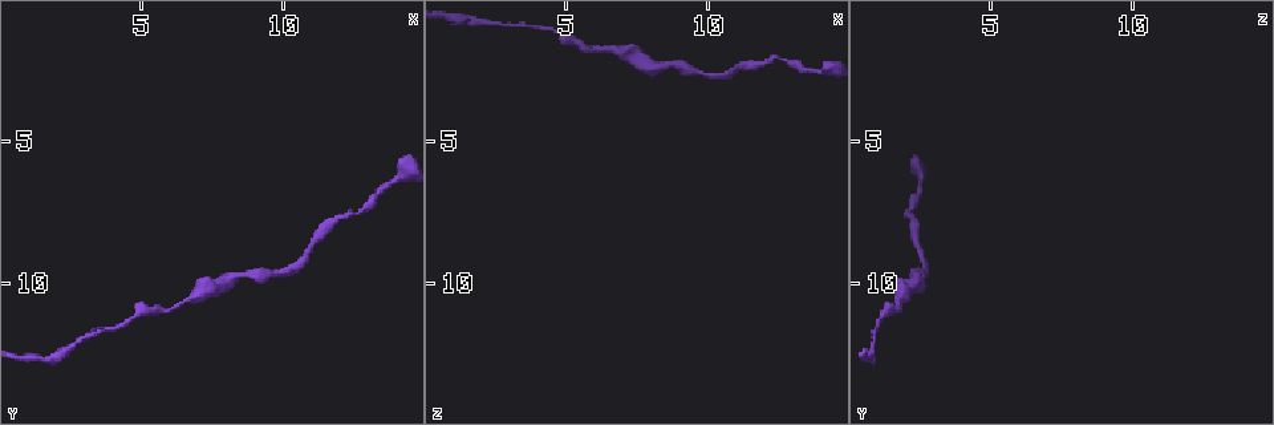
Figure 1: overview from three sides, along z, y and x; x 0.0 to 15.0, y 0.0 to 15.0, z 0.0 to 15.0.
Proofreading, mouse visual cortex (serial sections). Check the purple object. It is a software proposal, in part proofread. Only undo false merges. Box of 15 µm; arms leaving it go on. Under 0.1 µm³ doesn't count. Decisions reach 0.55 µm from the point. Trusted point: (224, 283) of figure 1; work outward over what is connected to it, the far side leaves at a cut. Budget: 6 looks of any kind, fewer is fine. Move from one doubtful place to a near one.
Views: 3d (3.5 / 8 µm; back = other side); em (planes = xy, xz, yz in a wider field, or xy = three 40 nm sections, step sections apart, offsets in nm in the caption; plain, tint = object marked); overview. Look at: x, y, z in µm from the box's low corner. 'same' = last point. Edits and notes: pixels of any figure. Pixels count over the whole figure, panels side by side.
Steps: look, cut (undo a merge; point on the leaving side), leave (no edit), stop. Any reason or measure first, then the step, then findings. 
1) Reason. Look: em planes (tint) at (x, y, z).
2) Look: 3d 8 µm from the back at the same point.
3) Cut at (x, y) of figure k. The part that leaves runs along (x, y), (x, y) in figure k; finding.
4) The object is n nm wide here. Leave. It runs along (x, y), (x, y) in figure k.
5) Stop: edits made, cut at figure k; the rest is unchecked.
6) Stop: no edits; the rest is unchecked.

Thick turns thin. Look: 3d 8 µm at (7.0, 10.4, 1.9).

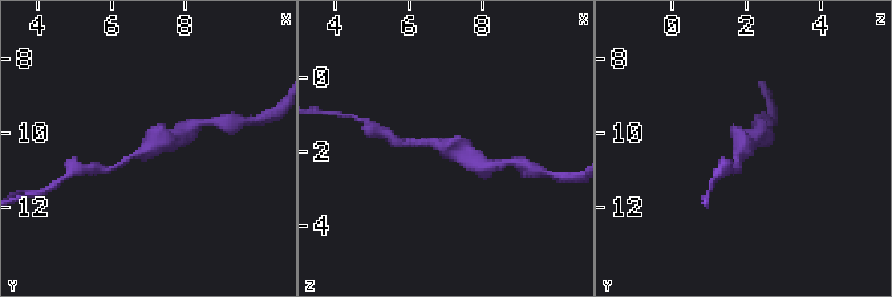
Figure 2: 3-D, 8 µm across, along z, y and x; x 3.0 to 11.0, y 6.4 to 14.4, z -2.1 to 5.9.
Look: 3d 3.5 µm at (7.0, 10.4, 1.9).

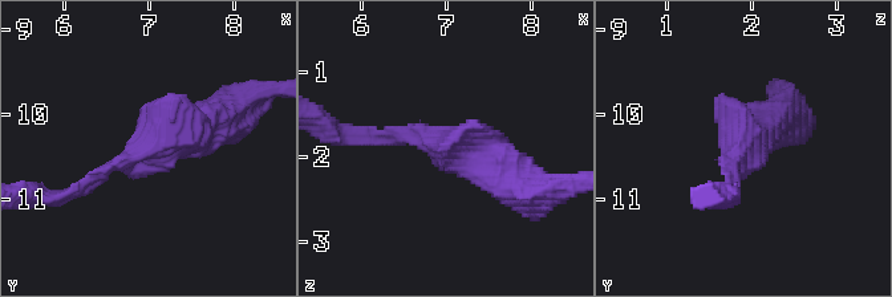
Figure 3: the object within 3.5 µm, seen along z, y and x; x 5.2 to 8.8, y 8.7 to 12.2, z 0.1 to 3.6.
The arms are 150, 500 nm wide; shape alone is not enough. Look: em xy step 3 (tint) at (7.00, 10.40, 1.90).

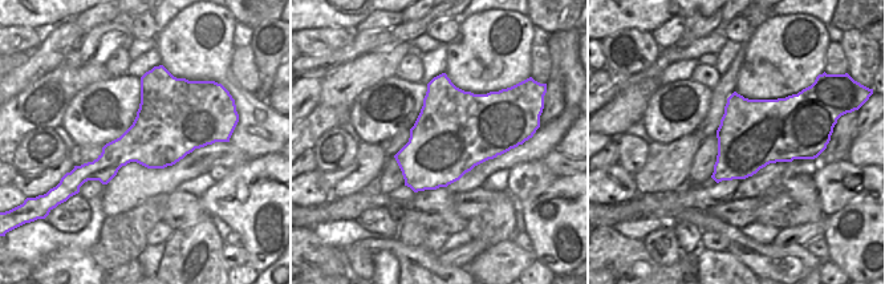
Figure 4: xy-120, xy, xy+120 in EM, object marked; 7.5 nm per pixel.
Leave. It runs along (221, 114), (77, 188) in figure 3; one cell here.

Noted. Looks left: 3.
Thick turns thin. Look: 3d 3.5 µm at (12.6, 7.5, 2.0).

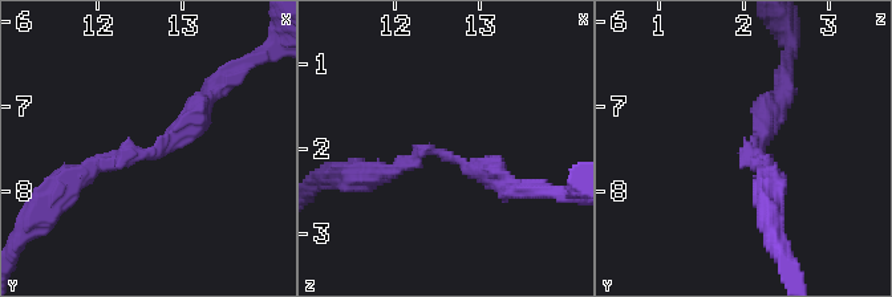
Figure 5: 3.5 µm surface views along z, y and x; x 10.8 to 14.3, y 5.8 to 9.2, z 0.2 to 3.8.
The arms are 250, 250 nm wide. Look: em xy step 3 (tint) at (12.55, 7.55, 2.05).

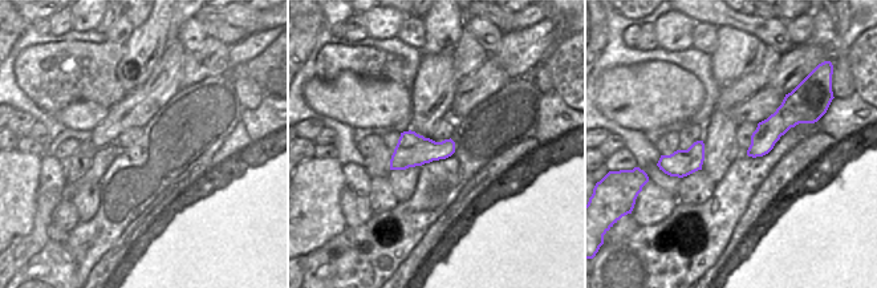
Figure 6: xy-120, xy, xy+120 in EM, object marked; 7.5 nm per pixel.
Another direction. Look: em xy step 2 (tint) at the same point.

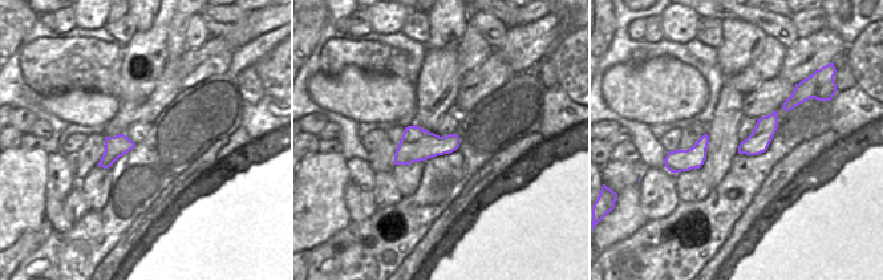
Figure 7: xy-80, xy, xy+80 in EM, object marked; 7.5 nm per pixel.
Leave. It runs along (71, 182), (157, 153), (206, 100) in figure 5; one cell here.

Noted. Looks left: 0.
Stop: no edits; the rest is unchecked.

